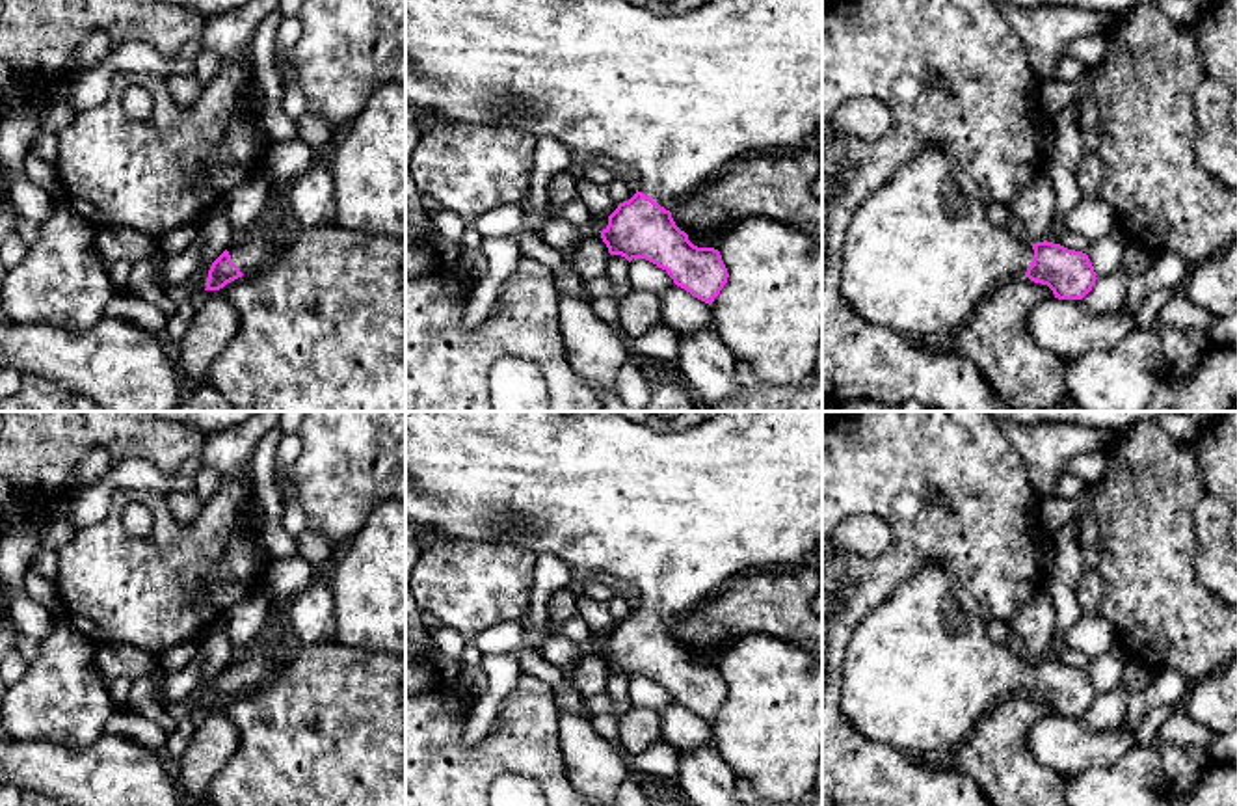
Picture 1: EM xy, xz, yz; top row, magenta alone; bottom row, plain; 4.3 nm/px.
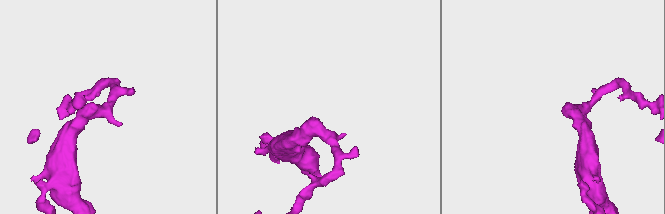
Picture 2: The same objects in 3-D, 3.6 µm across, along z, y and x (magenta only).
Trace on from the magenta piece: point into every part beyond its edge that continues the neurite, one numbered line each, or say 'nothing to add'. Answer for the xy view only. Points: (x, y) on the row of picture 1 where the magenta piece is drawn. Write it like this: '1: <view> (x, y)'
1: xy (252, 254)

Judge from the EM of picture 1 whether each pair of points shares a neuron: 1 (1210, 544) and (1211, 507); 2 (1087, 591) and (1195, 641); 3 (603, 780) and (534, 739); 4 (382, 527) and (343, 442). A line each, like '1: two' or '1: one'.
1: one
2: two
3: two
4: two

